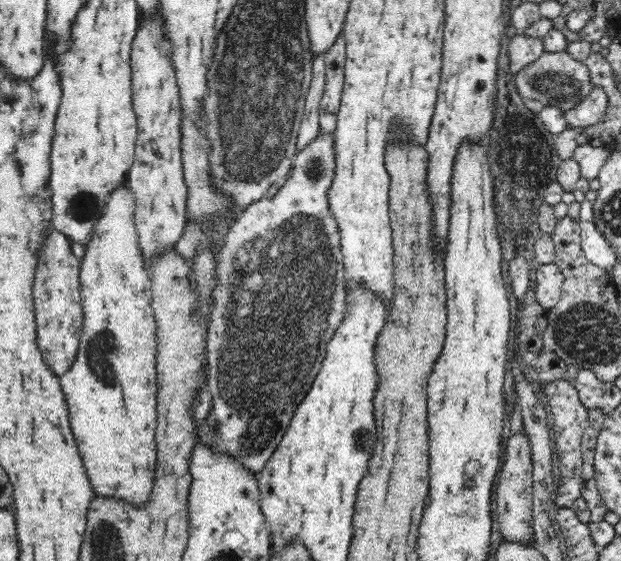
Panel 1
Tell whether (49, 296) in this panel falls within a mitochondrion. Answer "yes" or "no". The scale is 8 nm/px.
no

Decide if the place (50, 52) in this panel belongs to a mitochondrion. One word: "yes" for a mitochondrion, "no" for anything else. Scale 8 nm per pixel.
no

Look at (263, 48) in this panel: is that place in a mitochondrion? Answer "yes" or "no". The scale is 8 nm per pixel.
yes

